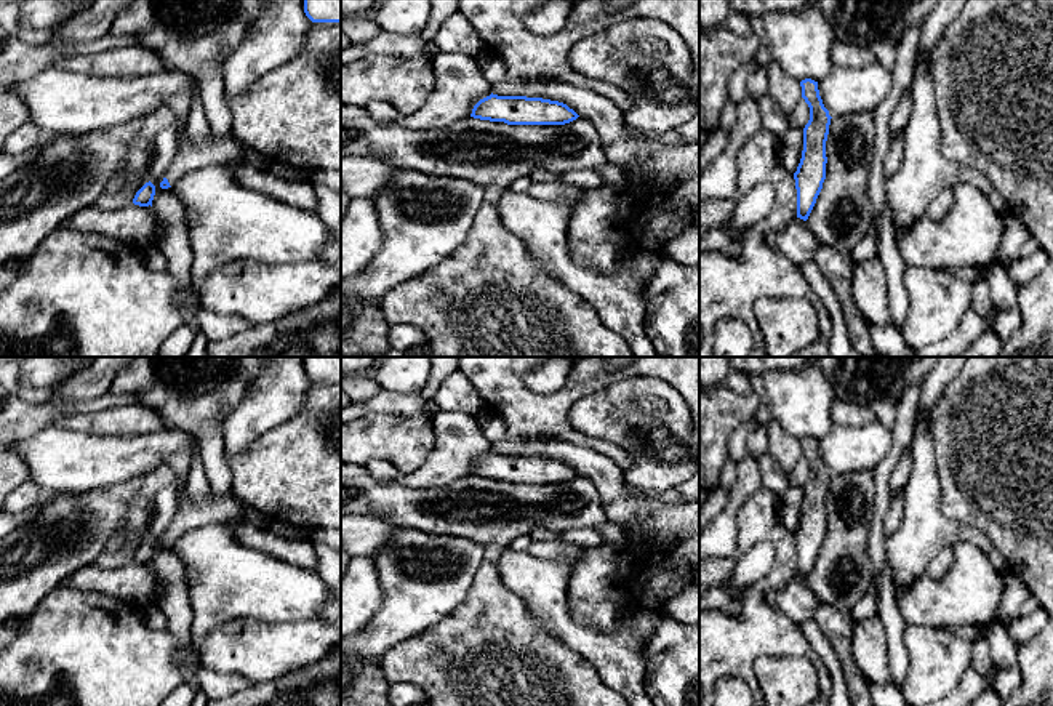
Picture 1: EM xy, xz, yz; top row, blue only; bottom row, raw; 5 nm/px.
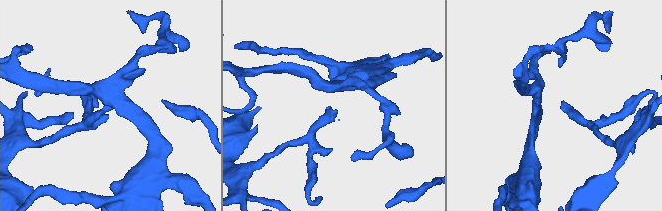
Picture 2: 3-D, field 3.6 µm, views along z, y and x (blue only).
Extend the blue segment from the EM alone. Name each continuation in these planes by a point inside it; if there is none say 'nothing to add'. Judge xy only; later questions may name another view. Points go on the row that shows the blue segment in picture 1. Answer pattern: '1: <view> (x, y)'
1: xy (192, 156)

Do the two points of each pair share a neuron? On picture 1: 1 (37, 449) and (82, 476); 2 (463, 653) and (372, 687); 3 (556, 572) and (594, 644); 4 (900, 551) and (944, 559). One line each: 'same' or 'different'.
1: same
2: different
3: same
4: different

